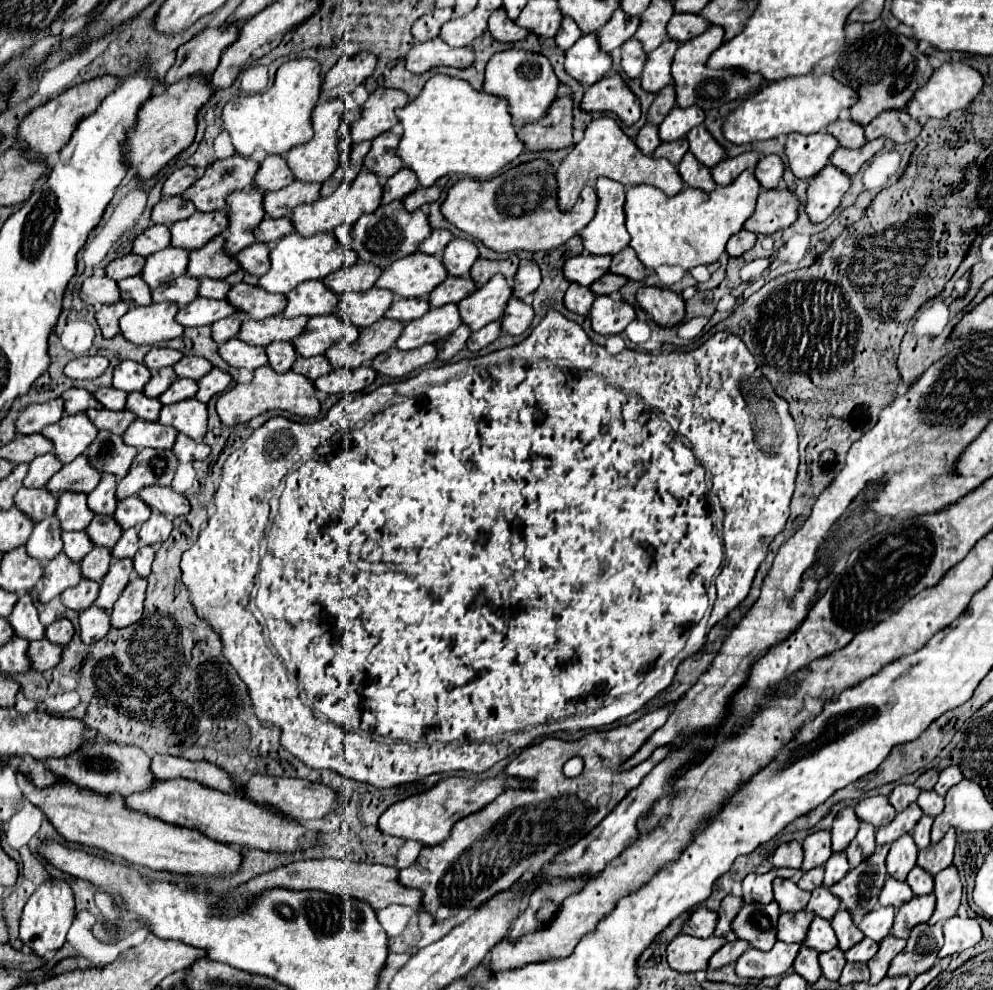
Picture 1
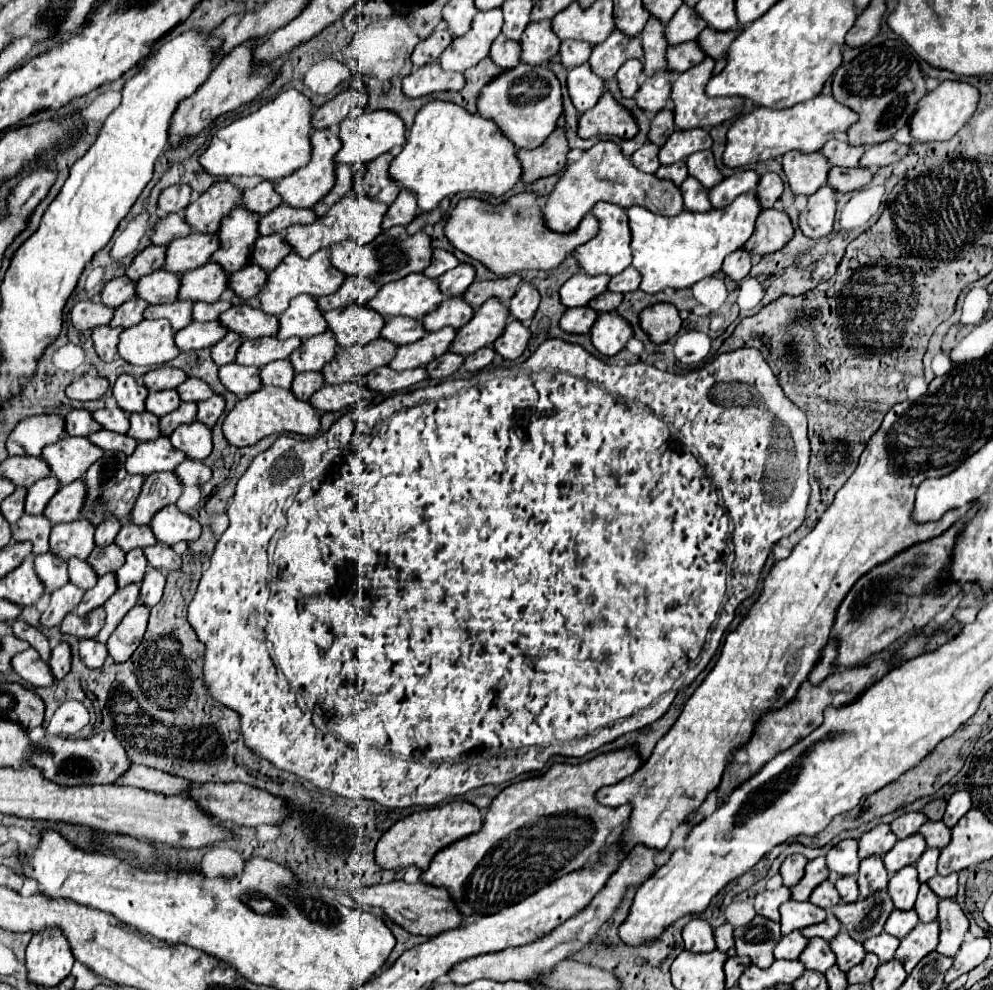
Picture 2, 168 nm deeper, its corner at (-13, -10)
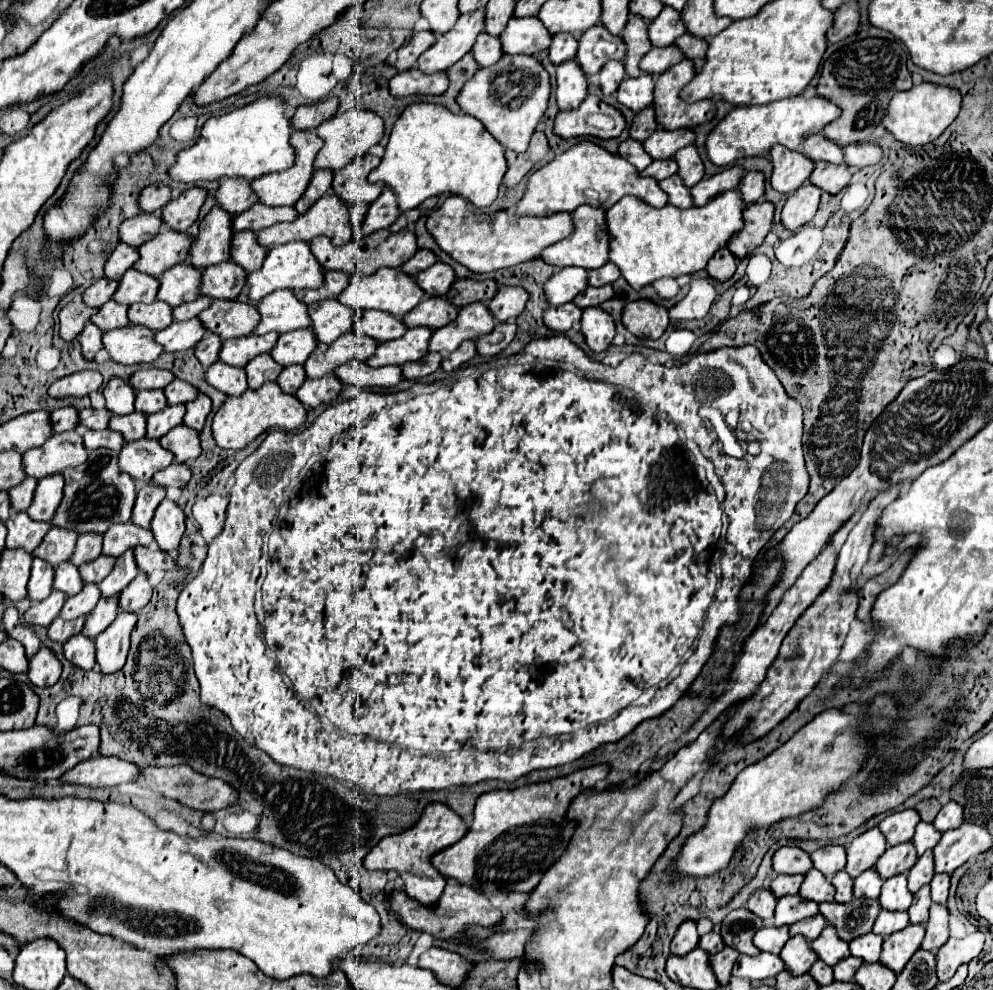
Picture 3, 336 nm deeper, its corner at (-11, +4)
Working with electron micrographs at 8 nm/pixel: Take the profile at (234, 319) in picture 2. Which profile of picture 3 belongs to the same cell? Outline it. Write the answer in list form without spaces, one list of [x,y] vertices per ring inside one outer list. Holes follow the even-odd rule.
[[[213,300],[211,306],[199,314],[199,320],[207,330],[227,340],[251,334],[259,324],[259,310],[239,300]]]

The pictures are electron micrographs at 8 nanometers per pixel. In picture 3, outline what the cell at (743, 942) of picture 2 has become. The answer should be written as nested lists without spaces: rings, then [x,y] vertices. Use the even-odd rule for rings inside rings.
[[[737,908],[725,916],[721,922],[721,934],[727,946],[739,950],[747,956],[757,956],[759,948],[753,944],[753,936],[759,928],[763,928],[763,920],[755,916],[753,912],[747,912],[747,908]]]

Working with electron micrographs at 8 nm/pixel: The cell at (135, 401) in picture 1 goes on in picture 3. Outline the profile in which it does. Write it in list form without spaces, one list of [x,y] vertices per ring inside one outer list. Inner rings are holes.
[[[131,412],[127,416],[111,416],[109,428],[121,432],[125,442],[131,442],[131,440],[139,440],[145,436],[145,428],[147,428],[145,420],[147,416],[143,416],[141,412]]]

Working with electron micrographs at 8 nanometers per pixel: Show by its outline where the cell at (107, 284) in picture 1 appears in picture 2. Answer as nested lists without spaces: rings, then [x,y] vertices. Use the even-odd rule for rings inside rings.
[[[77,302],[71,310],[71,322],[77,332],[93,330],[97,326],[107,326],[115,310],[105,310],[99,302]]]

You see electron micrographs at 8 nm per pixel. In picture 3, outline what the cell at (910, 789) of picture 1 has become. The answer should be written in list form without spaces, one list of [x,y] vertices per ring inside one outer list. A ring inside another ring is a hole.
[[[909,808],[909,810],[893,812],[887,818],[883,818],[879,822],[879,830],[885,834],[887,844],[895,846],[913,838],[917,822],[919,822],[919,814],[913,808]]]

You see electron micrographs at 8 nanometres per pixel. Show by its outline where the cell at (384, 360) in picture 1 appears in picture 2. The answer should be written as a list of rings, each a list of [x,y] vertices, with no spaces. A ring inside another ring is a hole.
[[[381,366],[377,370],[371,370],[365,376],[365,386],[373,392],[395,394],[395,392],[407,390],[409,386],[413,386],[421,380],[425,380],[425,368],[395,372],[395,370],[389,370],[389,366]]]

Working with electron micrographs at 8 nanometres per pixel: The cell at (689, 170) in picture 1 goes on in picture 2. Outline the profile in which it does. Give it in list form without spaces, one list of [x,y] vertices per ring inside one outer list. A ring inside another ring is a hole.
[[[687,178],[681,186],[681,196],[683,196],[683,206],[689,212],[709,212],[711,204],[707,198],[707,190],[703,186],[699,186],[699,182],[695,178]]]

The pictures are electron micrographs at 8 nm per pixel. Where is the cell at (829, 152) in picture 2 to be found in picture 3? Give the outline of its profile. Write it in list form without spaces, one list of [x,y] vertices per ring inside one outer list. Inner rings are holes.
[[[823,134],[809,136],[803,142],[801,152],[807,158],[811,158],[813,162],[825,160],[825,162],[831,162],[831,164],[843,164],[843,148],[839,148],[837,144],[831,144],[831,140],[827,140]]]

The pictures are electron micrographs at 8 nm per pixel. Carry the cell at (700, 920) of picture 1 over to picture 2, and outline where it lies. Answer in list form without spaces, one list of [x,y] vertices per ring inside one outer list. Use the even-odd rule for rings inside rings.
[[[691,920],[683,928],[683,944],[685,950],[703,954],[703,952],[713,952],[715,942],[713,942],[713,928],[705,920]]]

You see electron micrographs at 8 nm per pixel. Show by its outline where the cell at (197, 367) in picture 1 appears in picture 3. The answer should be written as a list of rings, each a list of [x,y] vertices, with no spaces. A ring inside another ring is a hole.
[[[173,380],[165,388],[165,396],[167,396],[169,404],[187,404],[187,402],[195,400],[197,394],[199,394],[197,388],[191,388],[191,384],[183,384],[179,380]]]

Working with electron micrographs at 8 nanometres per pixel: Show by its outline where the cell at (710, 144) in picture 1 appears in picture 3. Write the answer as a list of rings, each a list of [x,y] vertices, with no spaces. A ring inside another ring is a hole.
[[[691,144],[687,148],[681,148],[677,154],[675,154],[675,160],[679,164],[679,170],[677,174],[683,178],[683,182],[691,188],[695,186],[703,176],[705,176],[705,166],[699,158],[699,152],[697,152],[697,146]]]

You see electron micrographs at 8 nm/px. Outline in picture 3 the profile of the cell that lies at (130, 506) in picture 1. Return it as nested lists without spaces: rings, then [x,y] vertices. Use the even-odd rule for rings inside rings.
[[[113,524],[103,538],[103,554],[121,556],[127,548],[135,548],[139,544],[149,546],[155,538],[149,528],[139,528],[137,524]]]

